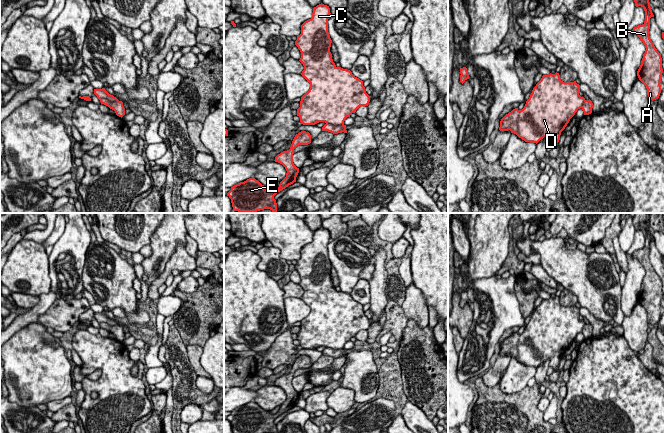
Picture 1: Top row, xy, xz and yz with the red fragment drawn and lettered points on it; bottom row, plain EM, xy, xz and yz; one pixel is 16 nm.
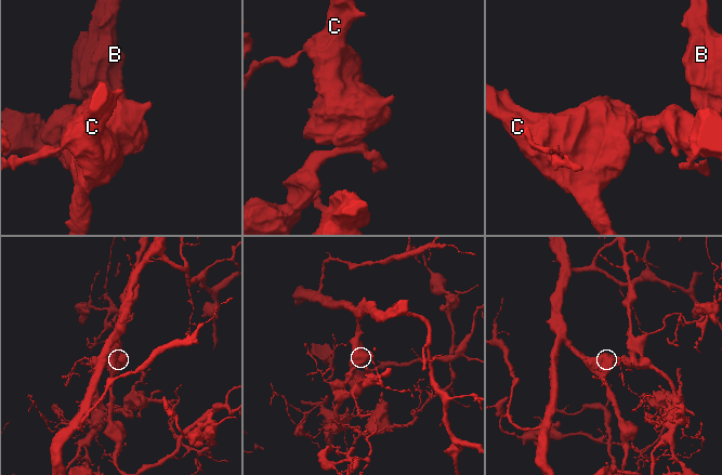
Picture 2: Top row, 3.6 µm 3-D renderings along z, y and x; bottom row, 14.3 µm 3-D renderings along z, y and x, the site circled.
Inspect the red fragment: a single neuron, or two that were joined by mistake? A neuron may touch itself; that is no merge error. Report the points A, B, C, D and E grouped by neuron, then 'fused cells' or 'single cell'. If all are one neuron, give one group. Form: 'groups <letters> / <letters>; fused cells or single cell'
groups A B E / C D; fused cells

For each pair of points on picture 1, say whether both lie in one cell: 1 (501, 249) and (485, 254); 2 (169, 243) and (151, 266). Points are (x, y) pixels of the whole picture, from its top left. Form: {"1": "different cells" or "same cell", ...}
{"1": "same cell", "2": "same cell"}

